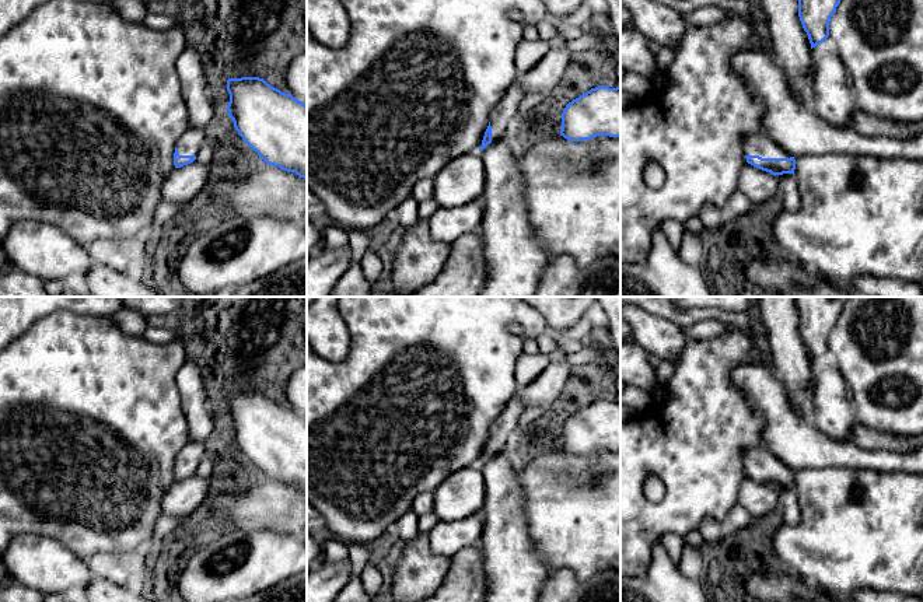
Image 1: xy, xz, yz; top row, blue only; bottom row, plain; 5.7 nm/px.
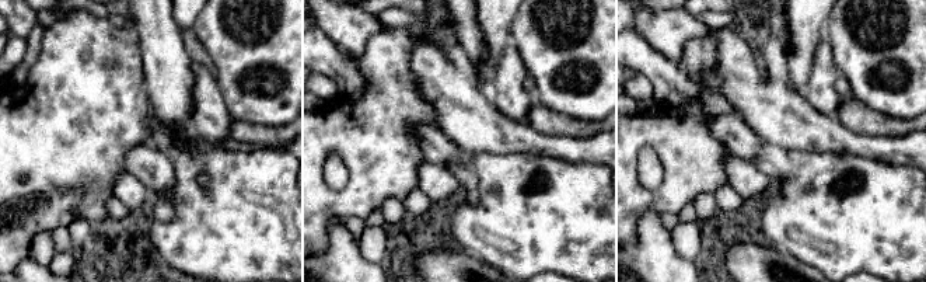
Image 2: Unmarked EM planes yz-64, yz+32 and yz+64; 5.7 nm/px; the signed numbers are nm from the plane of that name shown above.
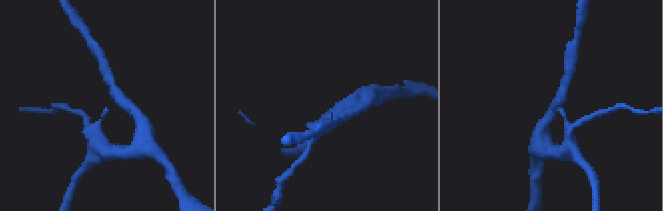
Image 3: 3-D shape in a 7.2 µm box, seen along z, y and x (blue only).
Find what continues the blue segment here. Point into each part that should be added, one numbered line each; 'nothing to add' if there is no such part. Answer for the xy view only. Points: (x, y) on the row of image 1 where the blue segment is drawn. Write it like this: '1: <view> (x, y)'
1: xy (189, 143)

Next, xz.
1: xz (504, 112)

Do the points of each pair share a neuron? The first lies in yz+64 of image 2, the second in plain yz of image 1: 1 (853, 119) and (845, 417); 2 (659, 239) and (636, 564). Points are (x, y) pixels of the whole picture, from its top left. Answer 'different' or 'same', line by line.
1: different
2: different

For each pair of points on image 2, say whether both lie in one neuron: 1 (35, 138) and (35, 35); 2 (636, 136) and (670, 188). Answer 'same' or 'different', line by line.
1: different
2: same

